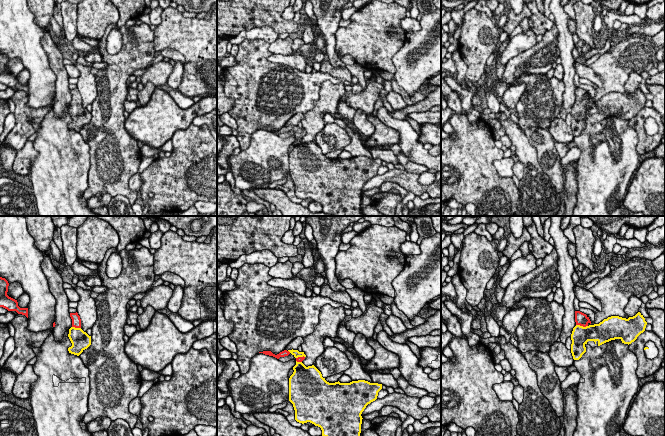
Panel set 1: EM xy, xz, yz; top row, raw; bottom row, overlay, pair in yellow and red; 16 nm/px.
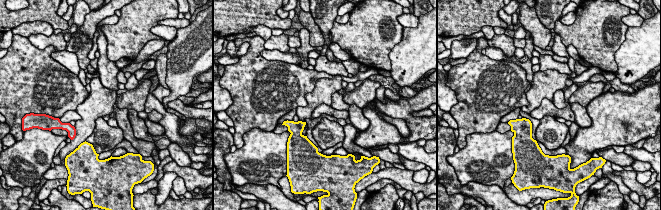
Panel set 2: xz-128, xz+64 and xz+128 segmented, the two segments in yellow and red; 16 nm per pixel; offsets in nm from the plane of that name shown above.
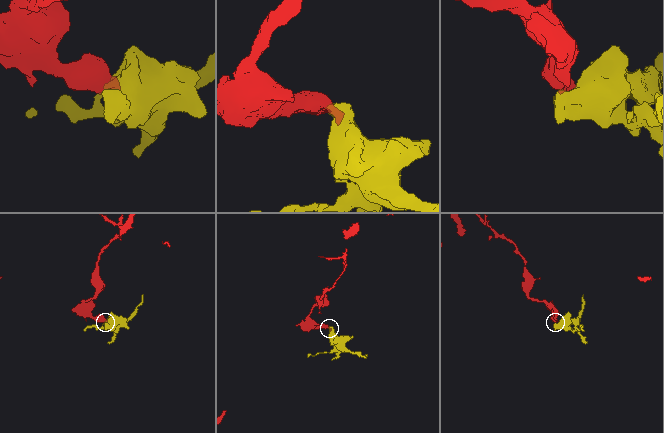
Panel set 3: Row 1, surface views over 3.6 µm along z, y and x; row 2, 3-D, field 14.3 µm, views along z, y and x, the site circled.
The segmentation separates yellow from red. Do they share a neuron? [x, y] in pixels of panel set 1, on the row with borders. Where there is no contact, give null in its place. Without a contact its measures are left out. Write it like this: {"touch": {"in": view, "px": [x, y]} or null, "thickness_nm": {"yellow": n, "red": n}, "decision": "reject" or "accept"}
{"touch": {"in": "yz", "px": [582, 326]}, "thickness_nm": {"yellow": 300, "red": 200}, "decision": "accept"}

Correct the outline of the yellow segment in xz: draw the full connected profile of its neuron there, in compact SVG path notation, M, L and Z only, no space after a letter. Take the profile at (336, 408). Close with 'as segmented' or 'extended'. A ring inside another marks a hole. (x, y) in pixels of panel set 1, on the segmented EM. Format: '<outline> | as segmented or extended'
M293 349L288 351L296 358L294 372L289 378L289 401L295 410L295 420L320 427L322 436L360 436L361 414L368 404L377 399L382 384L365 380L329 383L314 365L306 367L302 363L306 357L304 352Z | extended

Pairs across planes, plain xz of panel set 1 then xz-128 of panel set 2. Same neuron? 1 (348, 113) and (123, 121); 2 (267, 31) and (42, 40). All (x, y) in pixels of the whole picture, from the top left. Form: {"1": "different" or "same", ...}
{"1": "same", "2": "different"}

